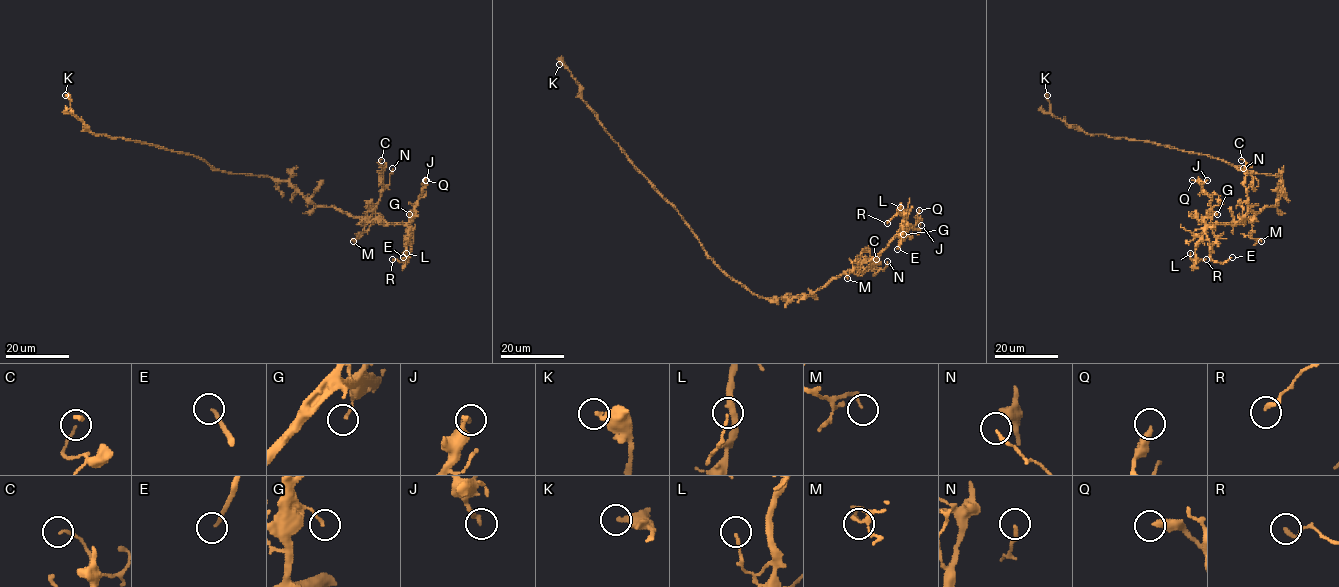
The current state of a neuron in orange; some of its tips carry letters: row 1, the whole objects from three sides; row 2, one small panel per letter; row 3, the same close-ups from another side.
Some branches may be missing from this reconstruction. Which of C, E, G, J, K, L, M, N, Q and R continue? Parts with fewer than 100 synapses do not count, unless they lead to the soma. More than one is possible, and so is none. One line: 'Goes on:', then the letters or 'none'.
Goes on: E

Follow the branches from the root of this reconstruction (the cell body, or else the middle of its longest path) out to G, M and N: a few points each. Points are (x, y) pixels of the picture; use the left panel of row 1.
G: (228, 172), (287, 180), (316, 205), (335, 206), (352, 216), (381, 223), (407, 224), (409, 214)
M: (228, 172), (287, 180), (316, 205), (335, 206), (352, 216), (361, 216), (365, 231), (353, 241)
N: (228, 172), (287, 180), (316, 205), (372, 219), (382, 185), (388, 185), (392, 168)

